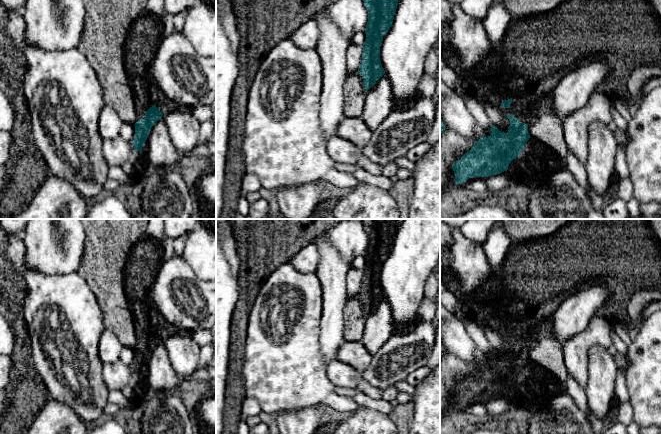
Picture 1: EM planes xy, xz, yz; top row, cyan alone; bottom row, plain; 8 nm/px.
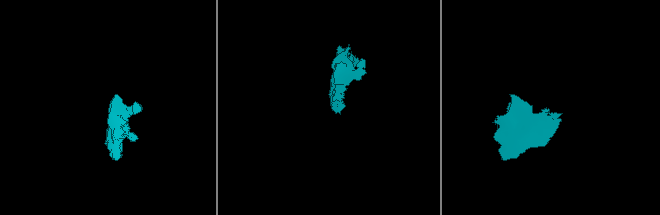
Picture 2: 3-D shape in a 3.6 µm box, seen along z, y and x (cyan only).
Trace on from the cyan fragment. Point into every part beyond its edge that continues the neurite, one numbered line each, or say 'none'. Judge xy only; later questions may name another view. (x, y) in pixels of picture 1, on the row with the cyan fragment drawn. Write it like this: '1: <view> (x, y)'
1: xy (144, 36)

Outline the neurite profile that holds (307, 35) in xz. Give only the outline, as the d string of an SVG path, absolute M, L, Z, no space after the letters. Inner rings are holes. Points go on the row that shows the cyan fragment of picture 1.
M314 18L303 23L290 37L302 49L315 49L320 37L320 29Z

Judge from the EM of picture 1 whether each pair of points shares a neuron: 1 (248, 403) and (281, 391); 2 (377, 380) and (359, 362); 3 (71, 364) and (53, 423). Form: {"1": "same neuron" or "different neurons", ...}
{"1": "different neurons", "2": "different neurons", "3": "different neurons"}

